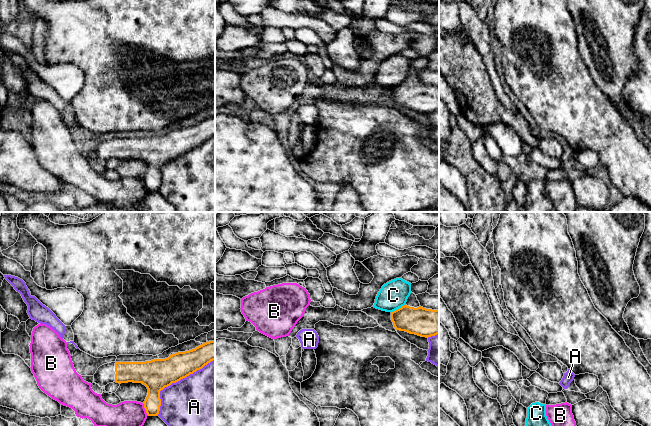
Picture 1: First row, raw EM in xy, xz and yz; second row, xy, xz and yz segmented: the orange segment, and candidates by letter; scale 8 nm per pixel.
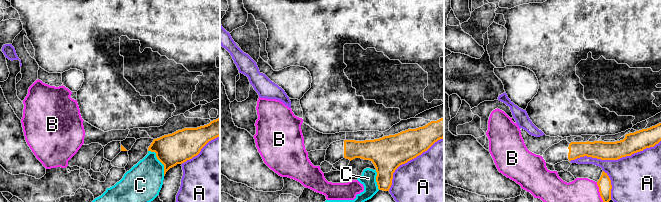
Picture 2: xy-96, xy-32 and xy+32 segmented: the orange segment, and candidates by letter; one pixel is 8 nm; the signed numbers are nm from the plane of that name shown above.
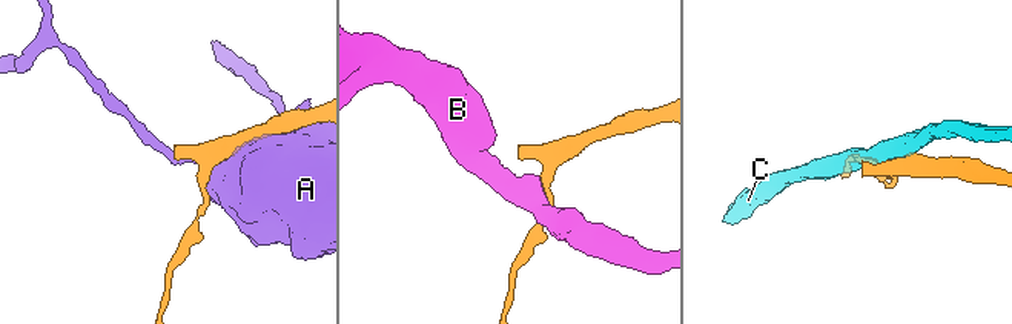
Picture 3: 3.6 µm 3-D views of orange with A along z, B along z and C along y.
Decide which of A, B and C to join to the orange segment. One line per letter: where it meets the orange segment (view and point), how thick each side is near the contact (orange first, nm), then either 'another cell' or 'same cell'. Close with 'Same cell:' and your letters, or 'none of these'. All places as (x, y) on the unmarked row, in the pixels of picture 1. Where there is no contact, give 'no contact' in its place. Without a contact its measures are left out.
A: contact xy (175, 158); calibres 240 and 480 nm; another cell
B: contact xy (145, 185); calibres 180 and 260 nm; another cell
C: contact xz (399, 84); calibres 220 and 220 nm; another cell
Same cell: none of these

